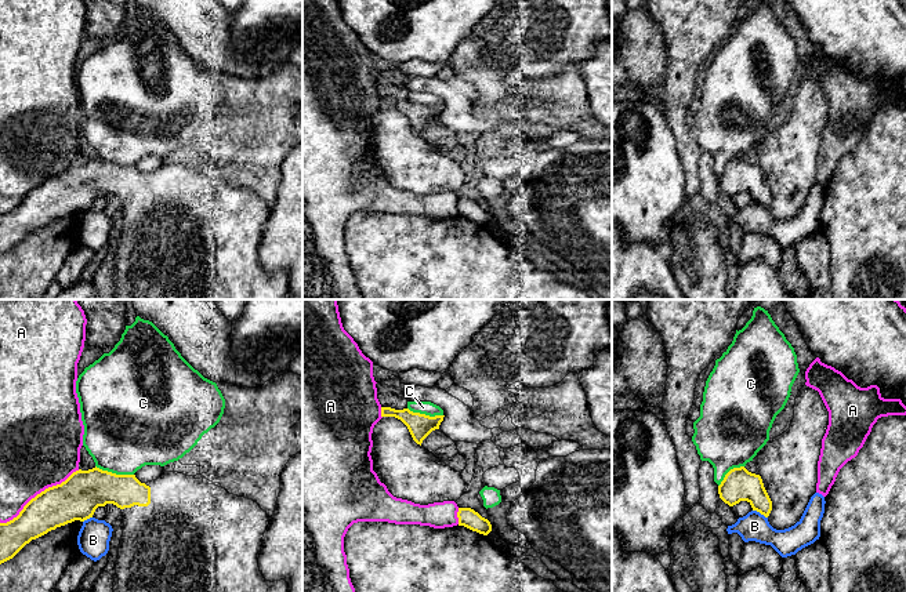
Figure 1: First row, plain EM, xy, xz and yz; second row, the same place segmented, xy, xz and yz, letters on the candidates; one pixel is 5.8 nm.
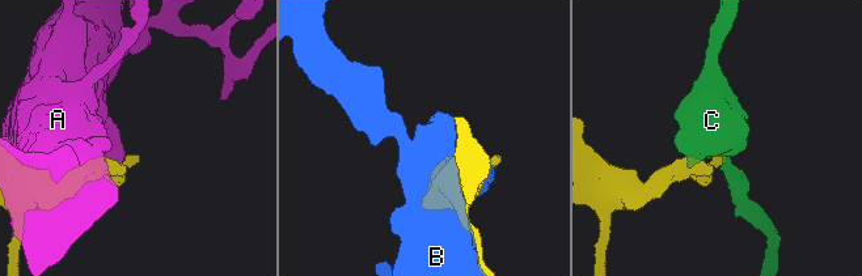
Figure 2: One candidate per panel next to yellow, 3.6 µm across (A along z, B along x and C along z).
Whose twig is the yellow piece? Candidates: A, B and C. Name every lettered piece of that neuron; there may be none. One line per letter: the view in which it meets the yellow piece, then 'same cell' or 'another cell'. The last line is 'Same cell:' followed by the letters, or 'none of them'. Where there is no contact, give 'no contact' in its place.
A: meets yellow in xy; another cell
B: meets yellow in yz; another cell
C: meets yellow in xy; another cell
Same cell: none of them

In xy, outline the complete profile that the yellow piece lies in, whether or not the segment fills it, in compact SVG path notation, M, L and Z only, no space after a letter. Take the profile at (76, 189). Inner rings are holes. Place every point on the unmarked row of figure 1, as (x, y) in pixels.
M97 157L73 163L61 175L32 189L17 208L0 214L0 255L12 250L32 230L75 211L84 213L106 195L116 196L123 206L112 299L289 299L287 273L267 272L258 258L262 228L269 215L267 203L253 190L209 175L203 167L195 170L178 163L164 163L148 174L141 174L135 166L116 166Z

